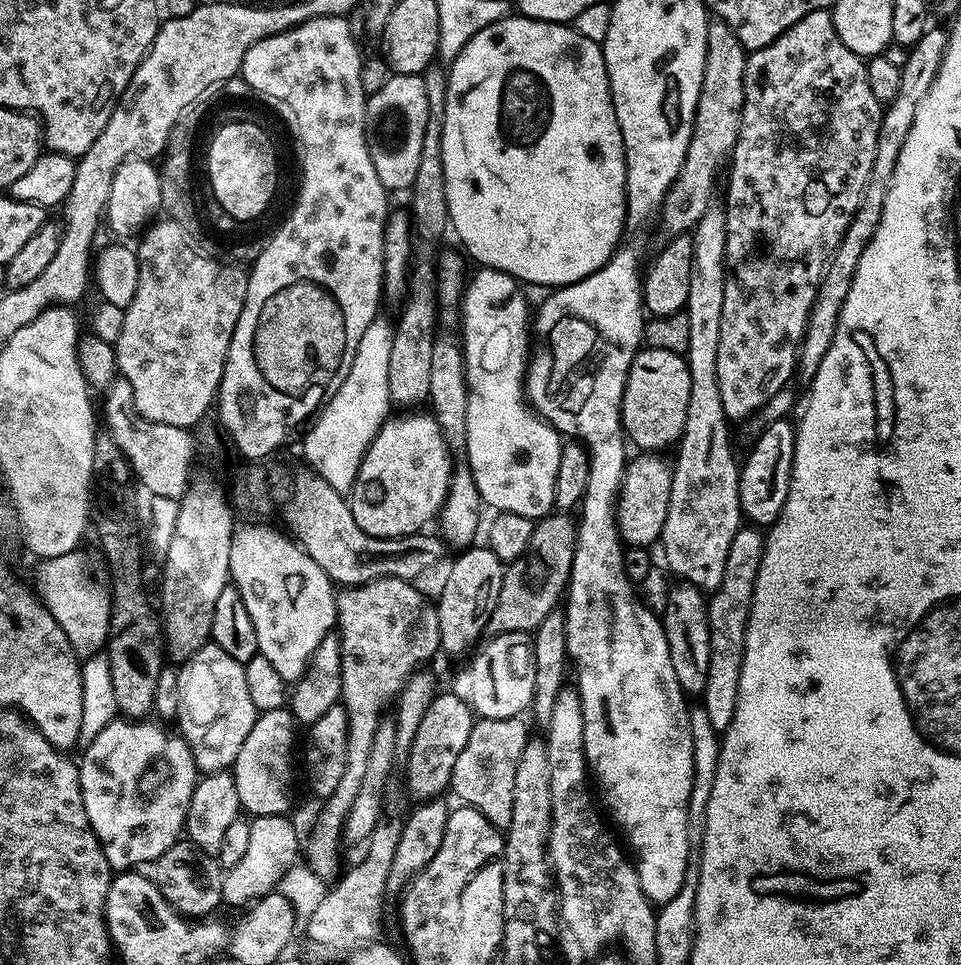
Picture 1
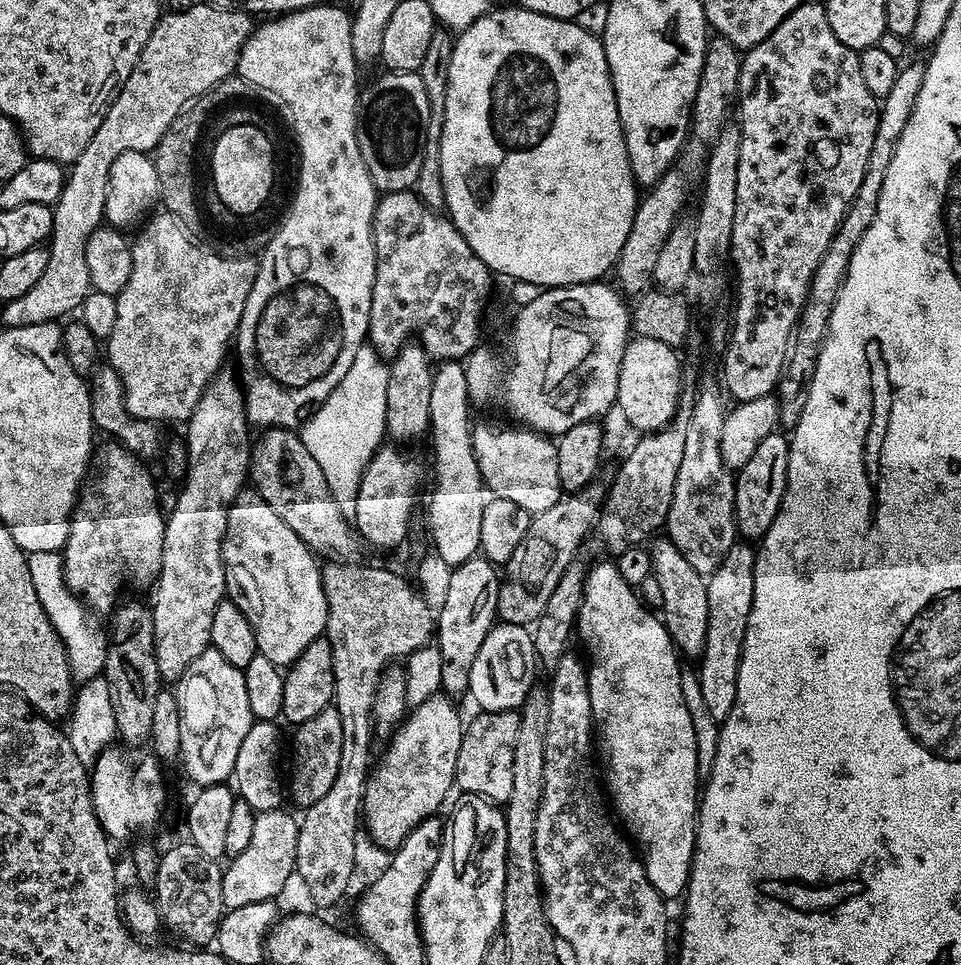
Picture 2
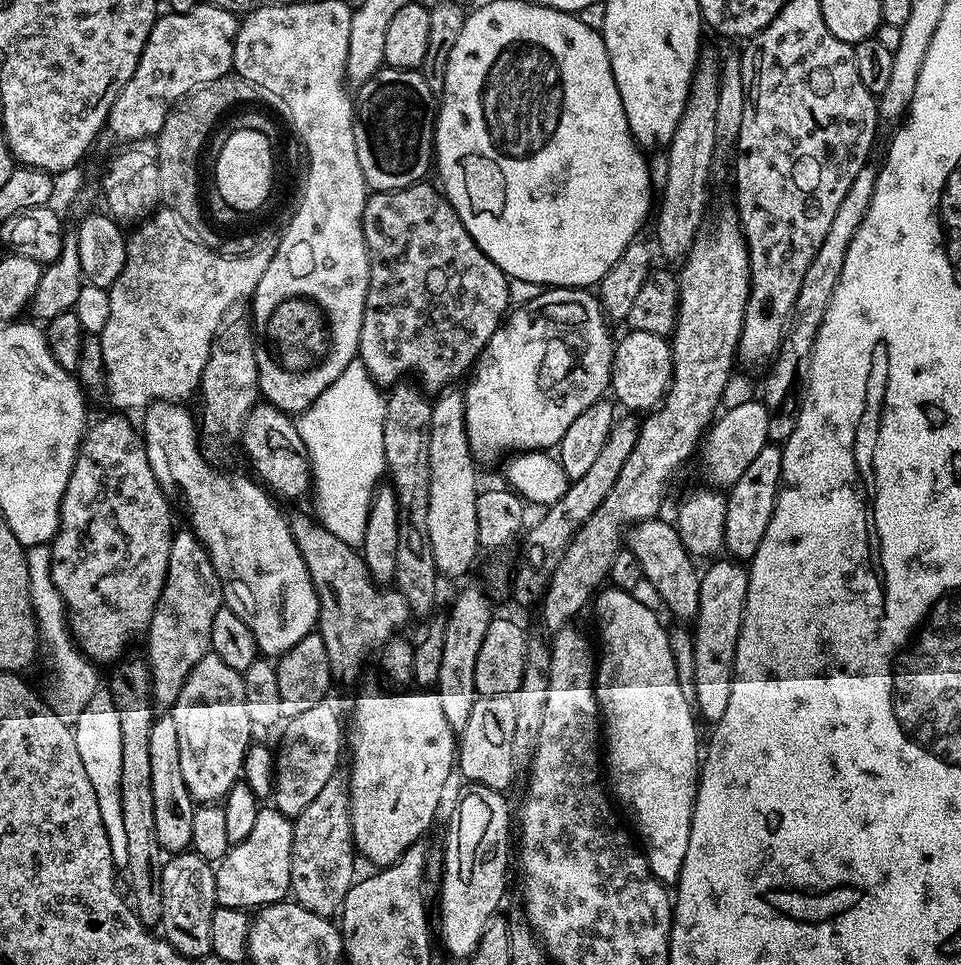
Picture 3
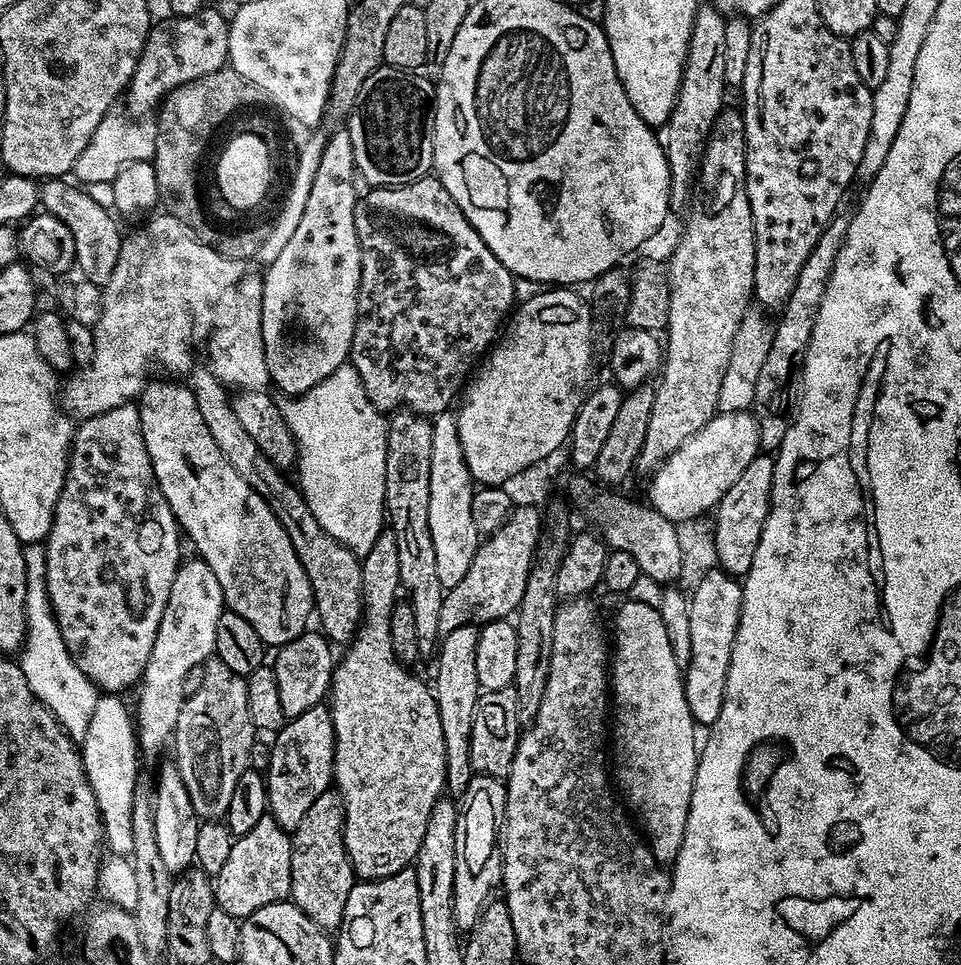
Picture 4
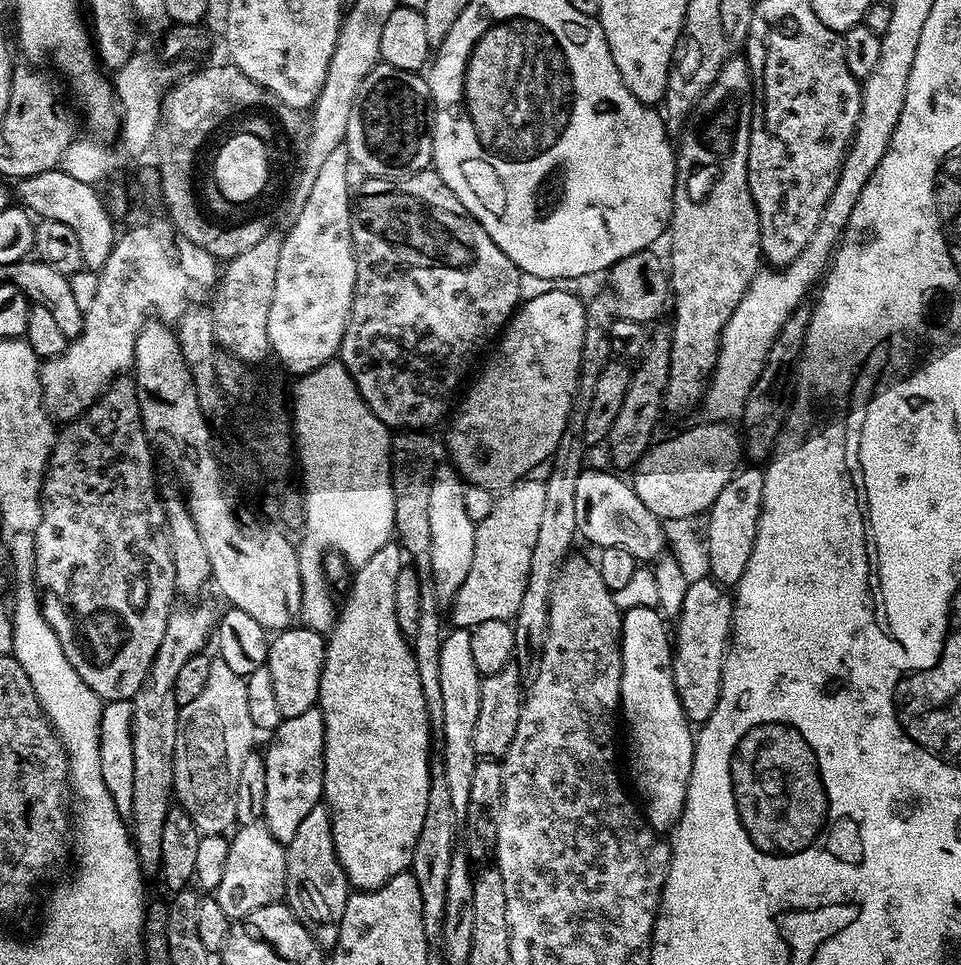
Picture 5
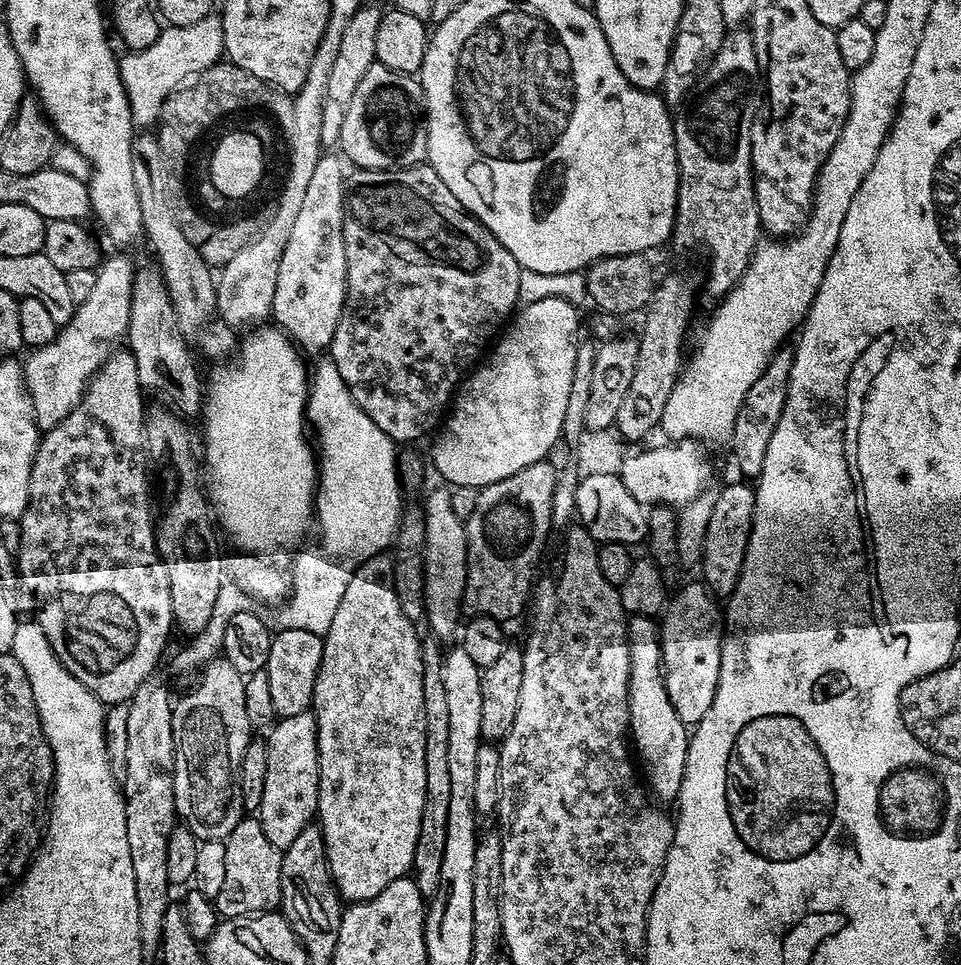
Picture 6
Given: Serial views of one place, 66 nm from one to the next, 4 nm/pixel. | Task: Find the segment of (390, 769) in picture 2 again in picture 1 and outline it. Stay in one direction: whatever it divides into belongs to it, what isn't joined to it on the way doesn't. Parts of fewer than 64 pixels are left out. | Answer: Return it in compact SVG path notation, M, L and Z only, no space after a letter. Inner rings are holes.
M450 690L441 691L429 704L429 709L418 725L414 750L408 755L408 788L416 798L436 798L440 792L449 787L451 771L454 769L452 760L458 762L458 754L462 754L460 744L466 746L464 736L470 738L470 730L474 723L474 712L469 703L458 698Z

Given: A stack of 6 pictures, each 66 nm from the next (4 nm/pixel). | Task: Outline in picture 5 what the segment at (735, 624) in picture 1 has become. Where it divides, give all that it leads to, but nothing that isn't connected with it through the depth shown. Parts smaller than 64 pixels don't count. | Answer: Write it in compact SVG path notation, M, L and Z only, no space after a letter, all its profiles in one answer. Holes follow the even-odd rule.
M708 575L690 584L681 614L674 620L674 686L685 718L692 726L705 724L710 714L714 714L714 706L718 706L724 655L728 653L728 638L732 635L732 601L726 588Z

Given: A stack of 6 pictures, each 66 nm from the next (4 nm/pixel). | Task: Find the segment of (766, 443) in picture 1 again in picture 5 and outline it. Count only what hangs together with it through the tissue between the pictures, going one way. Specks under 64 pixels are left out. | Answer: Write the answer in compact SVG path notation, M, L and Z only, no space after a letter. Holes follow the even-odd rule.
M748 466L741 469L730 482L722 488L722 493L709 508L706 519L708 524L704 526L704 537L708 550L709 575L726 588L733 587L745 573L746 563L750 560L750 553L753 550L754 538L757 537L758 518L761 516L762 508L762 486L764 485L763 471L756 466Z

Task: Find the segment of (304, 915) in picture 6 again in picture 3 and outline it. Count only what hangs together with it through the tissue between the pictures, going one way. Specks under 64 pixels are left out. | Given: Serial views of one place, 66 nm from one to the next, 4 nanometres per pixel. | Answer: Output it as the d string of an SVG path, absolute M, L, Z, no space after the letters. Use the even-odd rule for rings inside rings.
M340 774L332 776L330 782L322 786L318 798L314 798L314 802L310 802L310 806L306 806L306 810L302 810L302 814L294 818L292 829L294 830L294 846L290 858L291 893L295 901L306 910L319 916L335 917L343 908L346 894L358 876L356 873L358 853L356 845L352 843L352 799L348 796L347 779Z

